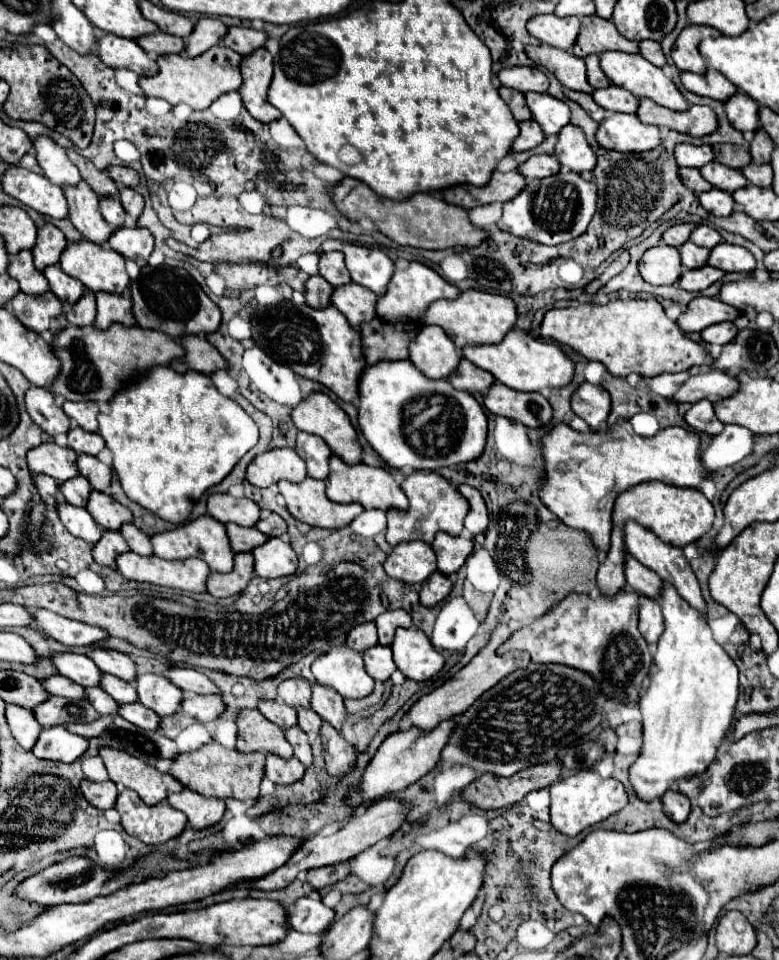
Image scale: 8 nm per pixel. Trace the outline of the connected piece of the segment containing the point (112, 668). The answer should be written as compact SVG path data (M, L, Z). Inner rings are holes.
M95 649L89 657L95 661L95 665L103 673L115 675L115 677L127 681L127 683L133 683L137 679L137 665L125 653L109 651L109 649Z

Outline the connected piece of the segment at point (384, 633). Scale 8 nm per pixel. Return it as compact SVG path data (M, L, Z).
M397 609L397 611L389 611L389 613L383 613L381 617L377 617L375 621L377 625L377 631L379 631L379 645L391 645L393 641L393 633L397 627L411 627L411 617L409 613L405 613L403 609Z

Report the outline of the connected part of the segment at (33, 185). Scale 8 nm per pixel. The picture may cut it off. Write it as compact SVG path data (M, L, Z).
M13 165L5 173L1 185L7 195L15 197L17 201L35 209L41 215L49 215L53 219L65 219L69 215L63 189L57 185L49 185L43 175Z

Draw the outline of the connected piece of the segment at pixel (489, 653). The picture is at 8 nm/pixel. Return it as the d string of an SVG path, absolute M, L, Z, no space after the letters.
M497 625L497 629L493 631L491 639L487 641L487 645L473 657L471 663L467 663L451 681L447 681L445 685L441 685L439 689L431 691L429 695L421 697L409 711L409 717L411 717L411 723L415 727L421 727L425 731L433 729L439 721L443 719L449 719L449 717L455 717L455 715L461 715L465 713L465 709L469 709L469 705L473 705L473 701L477 697L481 697L481 693L489 691L493 685L497 685L503 677L507 677L509 673L517 671L517 669L525 669L525 665L531 663L531 657L529 653L523 653L523 651L507 651L503 655L497 653L497 649L513 635L513 629L509 625Z

